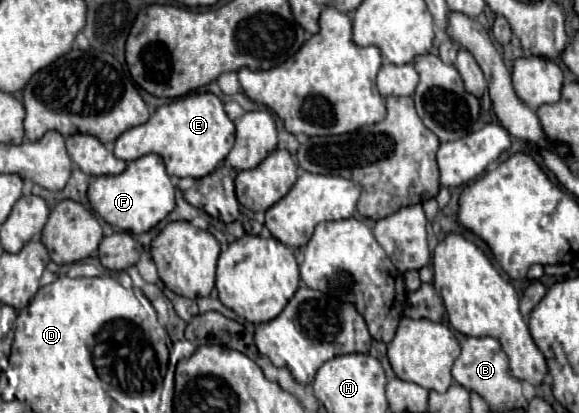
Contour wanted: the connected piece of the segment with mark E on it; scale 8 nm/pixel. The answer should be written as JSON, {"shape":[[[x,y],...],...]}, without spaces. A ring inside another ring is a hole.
{"shape":[[[197,92],[163,104],[155,110],[151,120],[129,128],[115,142],[115,156],[131,162],[149,152],[165,160],[167,174],[177,178],[201,178],[215,172],[227,158],[235,144],[235,124],[229,120],[223,102],[211,92]]]}

